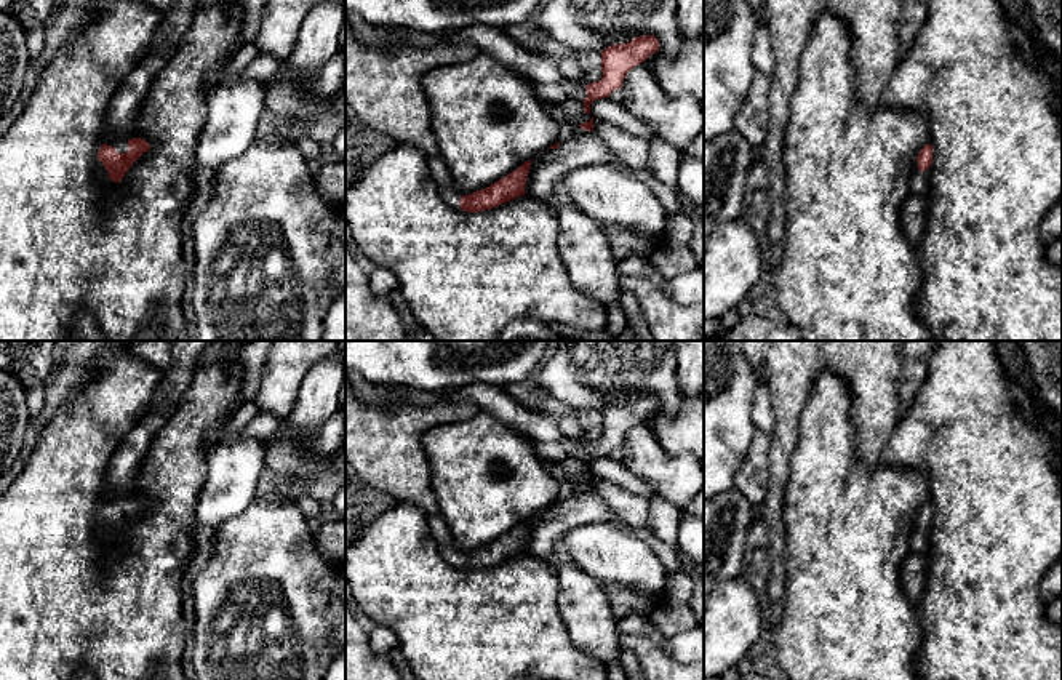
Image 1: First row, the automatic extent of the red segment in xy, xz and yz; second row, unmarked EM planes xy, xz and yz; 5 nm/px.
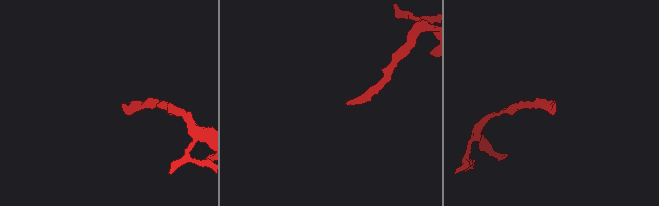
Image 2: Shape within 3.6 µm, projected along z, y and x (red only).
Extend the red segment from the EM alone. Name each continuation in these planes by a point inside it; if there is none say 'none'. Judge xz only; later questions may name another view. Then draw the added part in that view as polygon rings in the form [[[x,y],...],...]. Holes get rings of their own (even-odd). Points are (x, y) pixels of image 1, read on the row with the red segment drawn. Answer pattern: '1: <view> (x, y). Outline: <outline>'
1: xz (447, 188). Outline: [[[425,155],[427,157],[427,165],[429,170],[437,182],[438,192],[441,195],[441,198],[453,208],[456,208],[457,211],[462,211],[461,205],[459,205],[459,198],[465,194],[462,194],[453,178],[451,173],[448,171],[443,158],[438,157],[432,157],[432,155]]]

